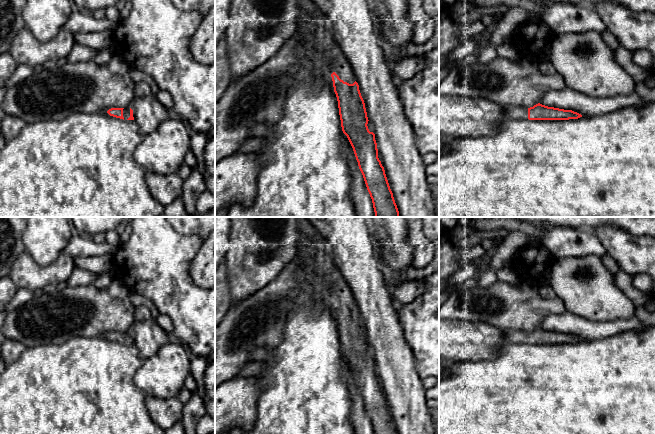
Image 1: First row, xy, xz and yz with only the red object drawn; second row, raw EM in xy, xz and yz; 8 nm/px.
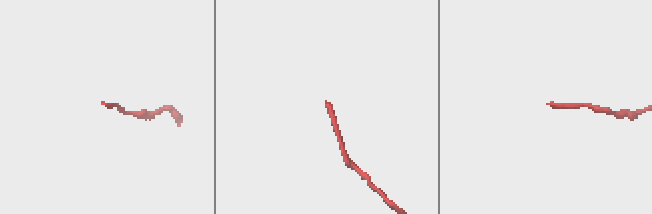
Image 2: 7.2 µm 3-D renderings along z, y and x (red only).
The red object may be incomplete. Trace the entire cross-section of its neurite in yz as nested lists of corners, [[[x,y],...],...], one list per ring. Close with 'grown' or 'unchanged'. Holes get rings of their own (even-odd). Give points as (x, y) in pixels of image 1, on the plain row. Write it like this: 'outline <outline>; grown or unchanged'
outline [[[540,327],[530,332],[519,330],[505,331],[504,341],[507,343],[529,343],[529,344],[569,344],[582,341],[581,338],[572,334],[564,334],[548,331]]]; grown

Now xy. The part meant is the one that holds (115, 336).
outline [[[111,332],[107,335],[110,340],[126,343],[126,344],[134,344],[133,334],[131,332]]]; grown

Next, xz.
outline [[[298,217],[297,221],[301,235],[313,239],[312,243],[301,245],[297,256],[305,266],[316,265],[322,271],[324,281],[332,287],[331,301],[338,325],[342,355],[353,372],[373,432],[398,434],[384,391],[378,382],[375,358],[370,356],[367,350],[369,344],[365,327],[351,289],[332,256],[326,253],[317,230],[306,217]]]; grown

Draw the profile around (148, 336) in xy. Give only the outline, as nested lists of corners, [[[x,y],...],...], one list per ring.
[[[154,319],[135,322],[131,327],[134,345],[142,361],[153,356],[172,337]]]

